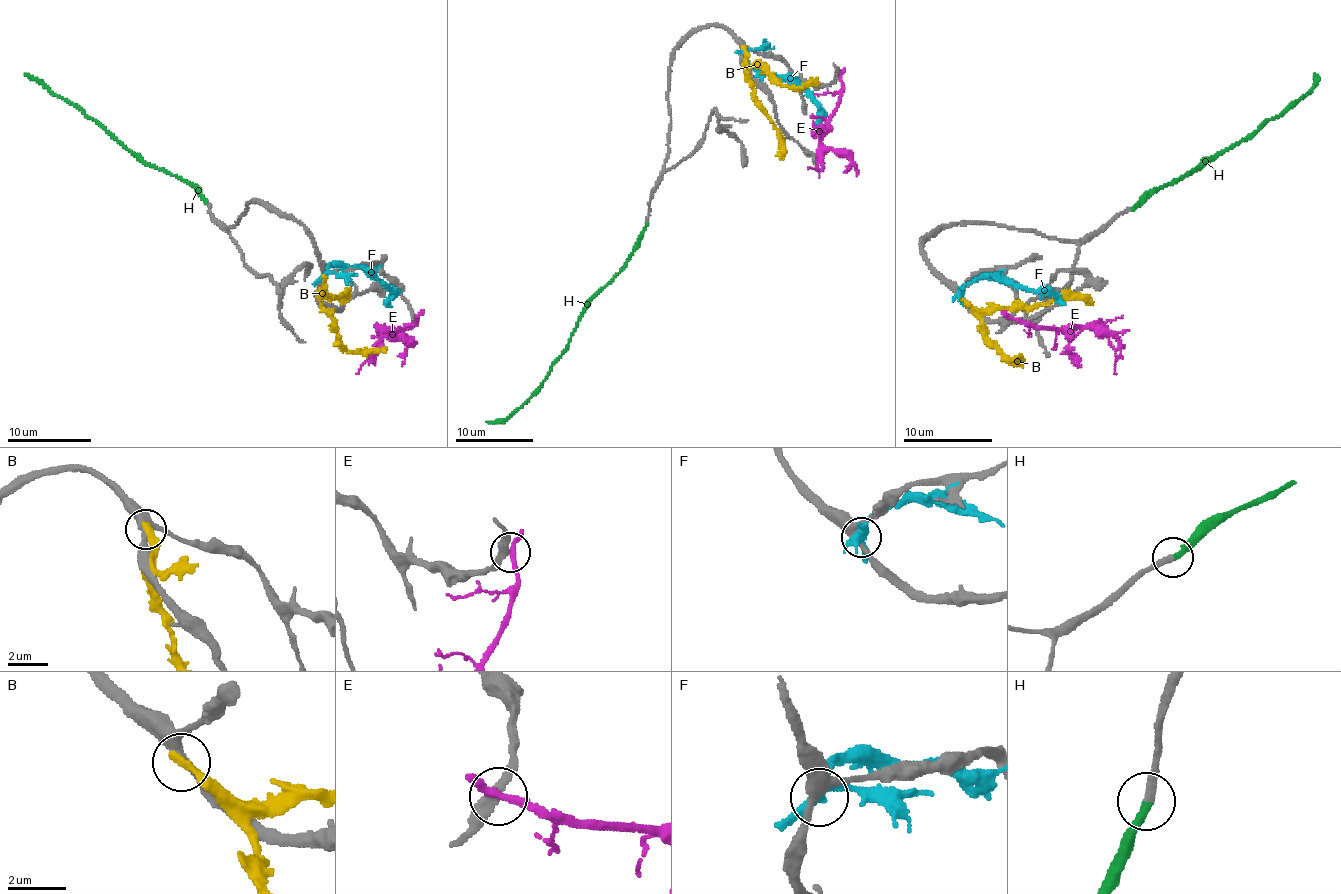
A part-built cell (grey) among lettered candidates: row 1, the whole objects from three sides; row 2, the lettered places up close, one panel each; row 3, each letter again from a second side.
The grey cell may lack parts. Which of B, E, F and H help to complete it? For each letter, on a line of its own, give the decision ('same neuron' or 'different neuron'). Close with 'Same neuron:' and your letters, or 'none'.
B: different neuron
E: different neuron
F: different neuron
H: same neuron
Same neuron: H

